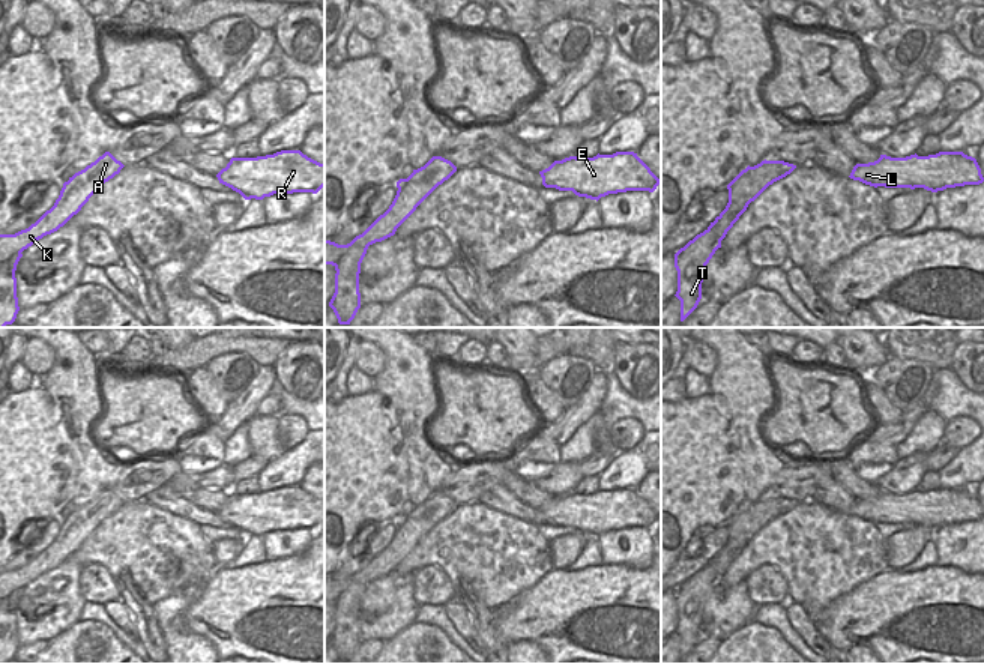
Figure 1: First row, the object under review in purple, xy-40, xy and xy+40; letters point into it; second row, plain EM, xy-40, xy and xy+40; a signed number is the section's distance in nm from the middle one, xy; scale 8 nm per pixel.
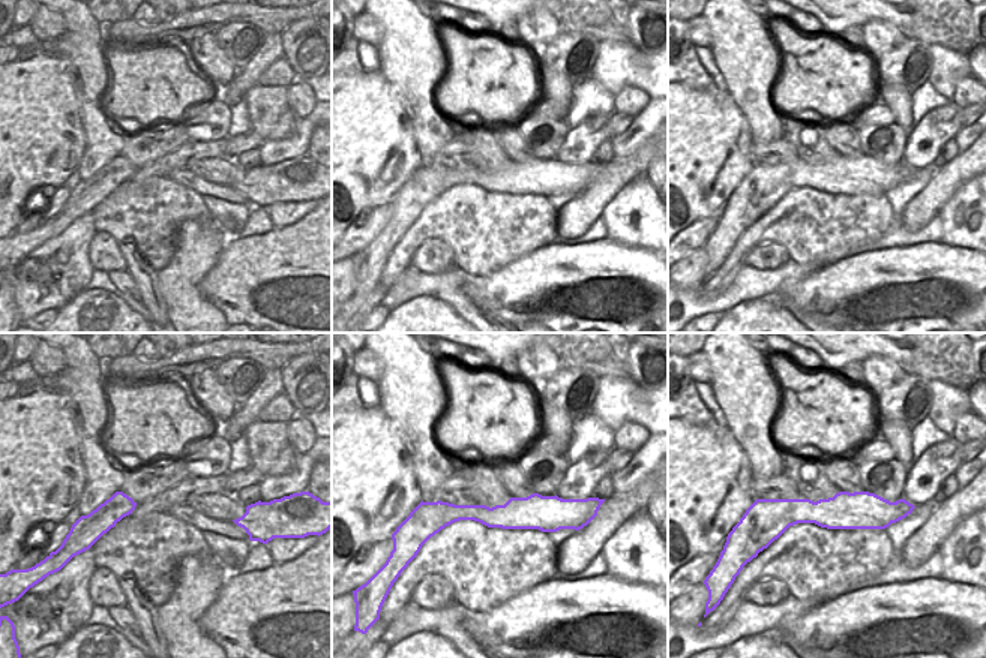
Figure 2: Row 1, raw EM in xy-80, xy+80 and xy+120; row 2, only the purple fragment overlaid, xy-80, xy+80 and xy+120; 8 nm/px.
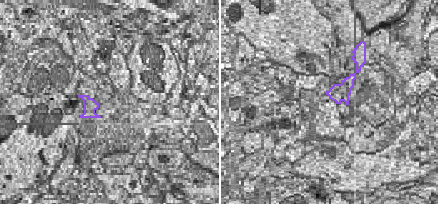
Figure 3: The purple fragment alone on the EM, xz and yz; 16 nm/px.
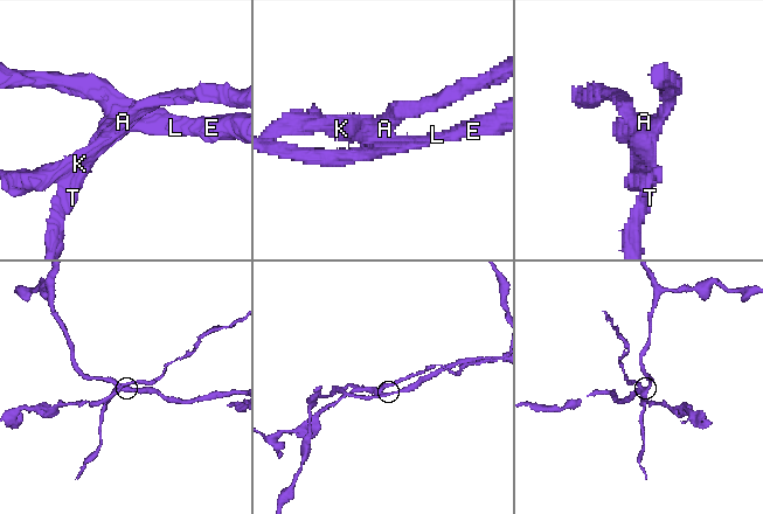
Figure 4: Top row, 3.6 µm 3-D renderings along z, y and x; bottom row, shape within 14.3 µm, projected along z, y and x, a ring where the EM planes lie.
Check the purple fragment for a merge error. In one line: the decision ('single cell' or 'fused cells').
fused cells

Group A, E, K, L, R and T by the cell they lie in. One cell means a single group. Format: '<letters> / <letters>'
A K / E L R T

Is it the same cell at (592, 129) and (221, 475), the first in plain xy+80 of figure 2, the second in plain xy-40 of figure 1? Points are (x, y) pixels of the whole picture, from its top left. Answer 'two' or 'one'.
one

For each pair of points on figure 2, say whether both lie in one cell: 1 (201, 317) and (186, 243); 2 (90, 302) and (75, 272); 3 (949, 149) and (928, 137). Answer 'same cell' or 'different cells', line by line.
1: same cell
2: different cells
3: different cells

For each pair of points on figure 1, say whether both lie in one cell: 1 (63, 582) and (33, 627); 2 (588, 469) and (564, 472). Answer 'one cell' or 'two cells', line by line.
1: one cell
2: two cells

